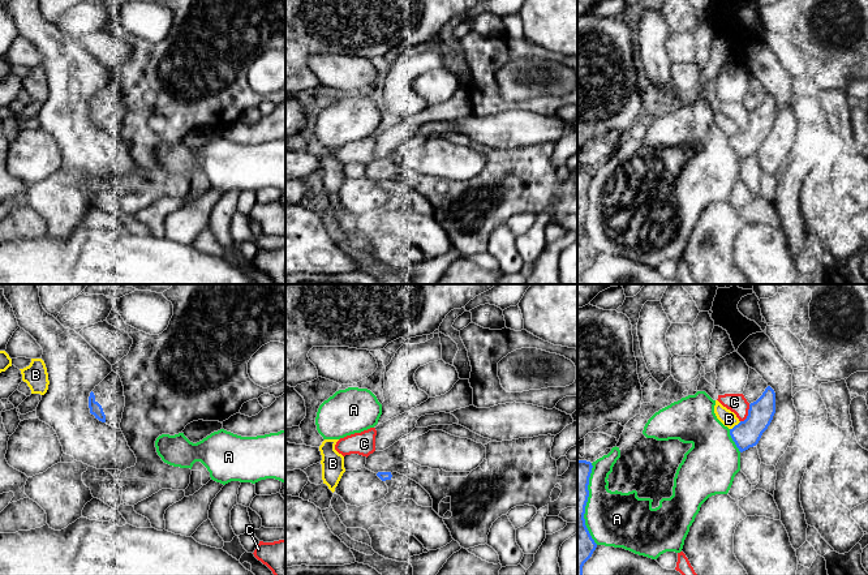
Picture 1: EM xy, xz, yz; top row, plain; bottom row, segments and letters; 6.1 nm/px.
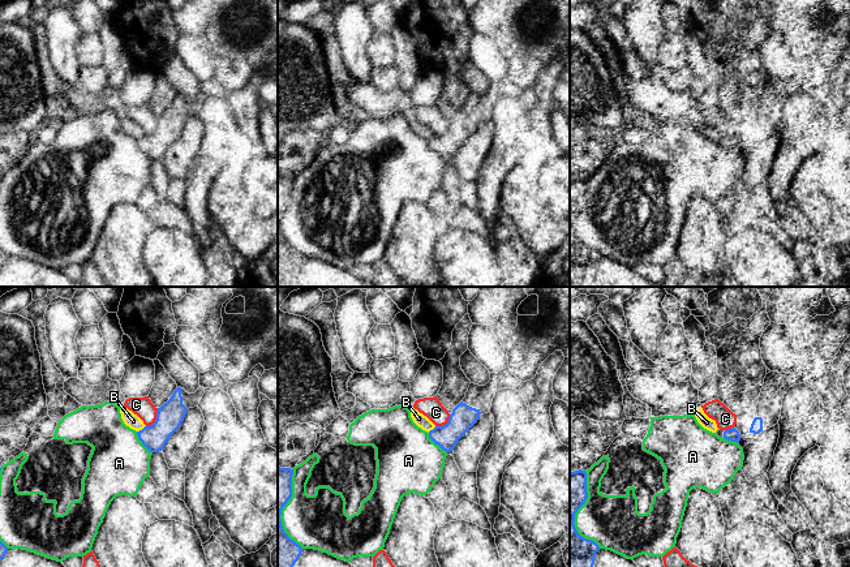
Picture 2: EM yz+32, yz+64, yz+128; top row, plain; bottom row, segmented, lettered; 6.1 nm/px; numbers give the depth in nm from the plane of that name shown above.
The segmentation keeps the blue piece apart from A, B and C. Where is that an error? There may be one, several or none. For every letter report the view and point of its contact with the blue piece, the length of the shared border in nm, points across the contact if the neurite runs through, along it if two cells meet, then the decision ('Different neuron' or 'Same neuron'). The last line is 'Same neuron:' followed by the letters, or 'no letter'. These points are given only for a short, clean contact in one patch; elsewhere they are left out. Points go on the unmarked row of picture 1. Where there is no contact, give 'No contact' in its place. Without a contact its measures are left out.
A: Touches blue at yz (733, 147). Shared border 160 nm. Different neuron
B: Touches blue at yz (735, 133). Shared border 90 nm. Different neuron
C: Touches blue at yz (748, 121). Shared border 130 nm. Different neuron
Same neuron: no letter

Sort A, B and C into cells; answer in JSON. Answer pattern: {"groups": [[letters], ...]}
{"groups": [["A"], ["B"], ["C"]]}

